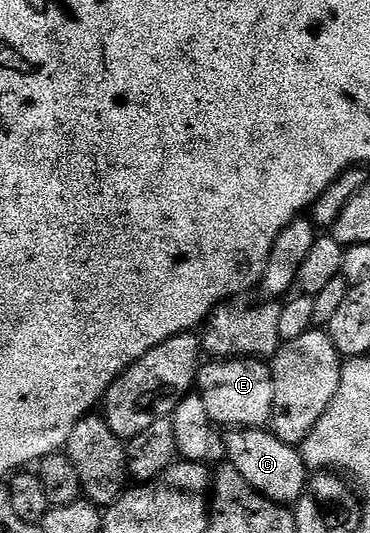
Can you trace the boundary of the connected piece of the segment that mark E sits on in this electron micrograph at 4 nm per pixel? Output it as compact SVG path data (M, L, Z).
M213 358L197 370L195 390L207 405L214 425L222 429L265 428L273 419L273 369L261 358Z

